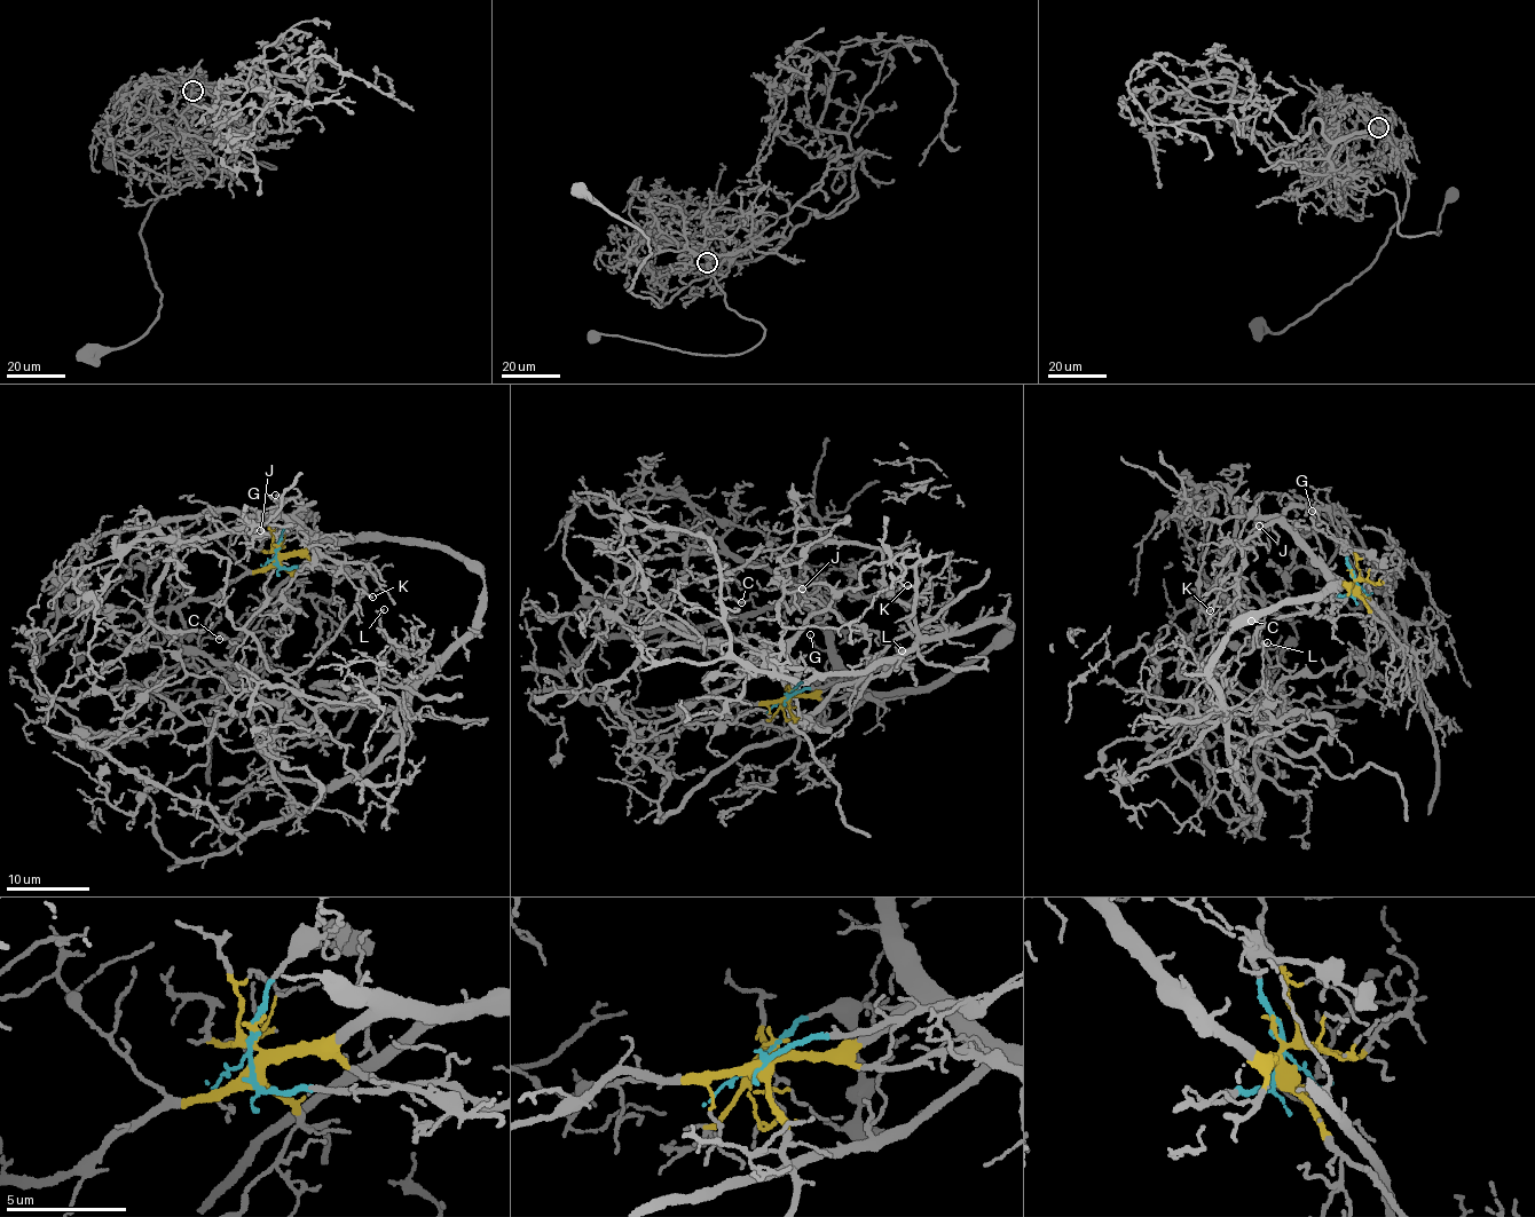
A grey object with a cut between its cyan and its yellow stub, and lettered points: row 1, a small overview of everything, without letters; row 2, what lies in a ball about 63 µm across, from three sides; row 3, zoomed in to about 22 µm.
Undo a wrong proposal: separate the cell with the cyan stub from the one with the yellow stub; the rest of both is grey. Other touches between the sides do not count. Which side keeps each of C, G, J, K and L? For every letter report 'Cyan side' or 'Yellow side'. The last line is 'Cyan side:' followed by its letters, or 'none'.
C: Yellow side
G: Cyan side
J: Yellow side
K: Yellow side
L: Yellow side
Cyan side: G

